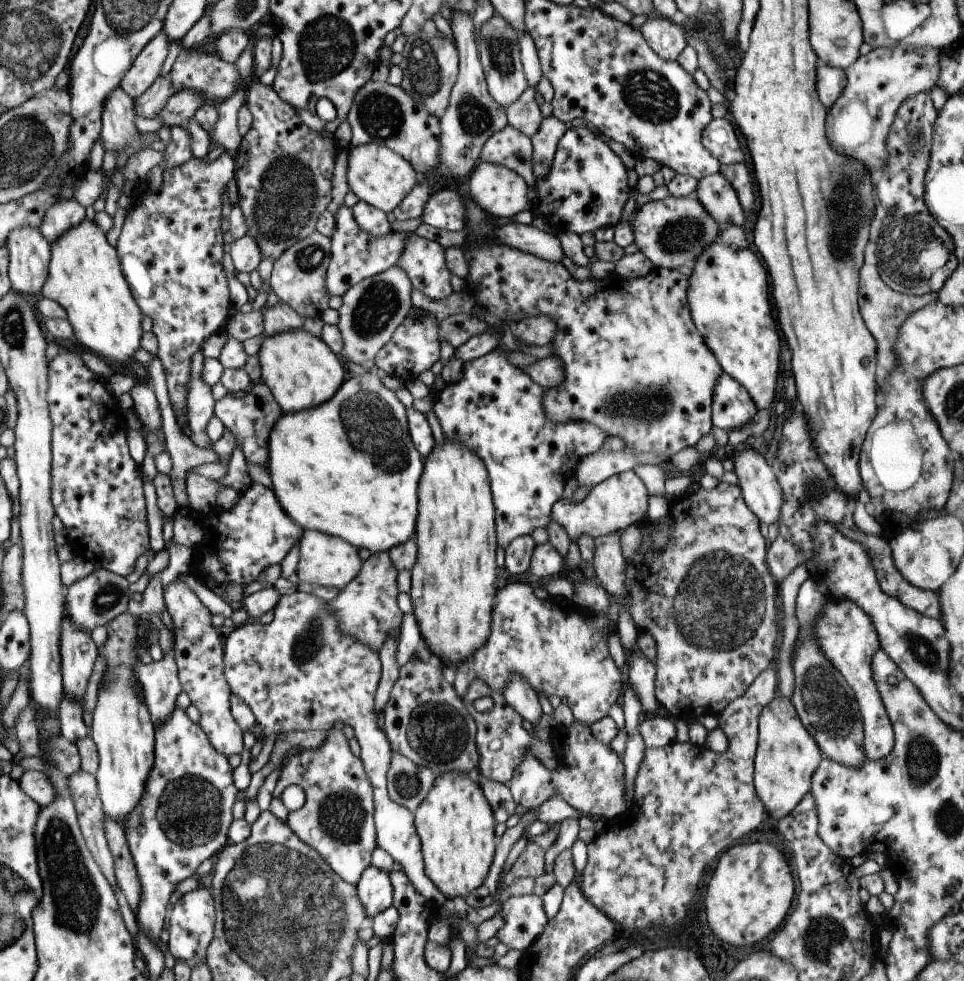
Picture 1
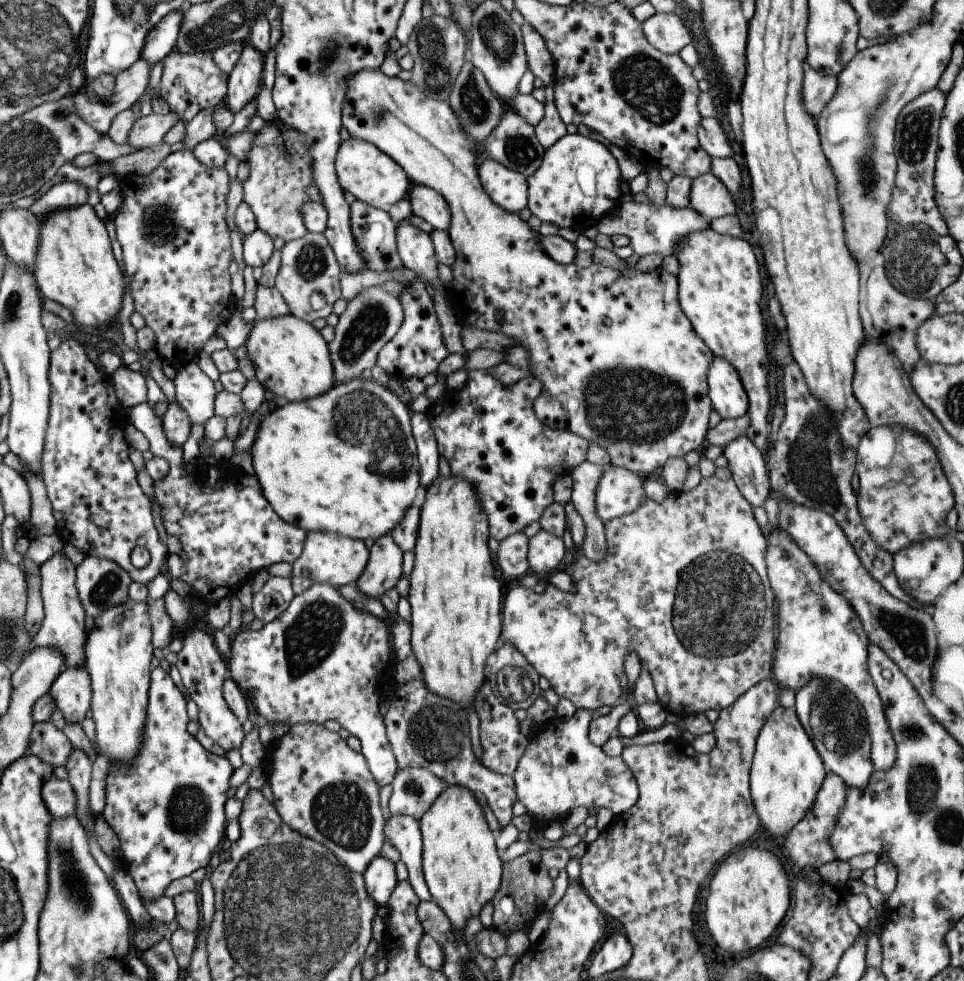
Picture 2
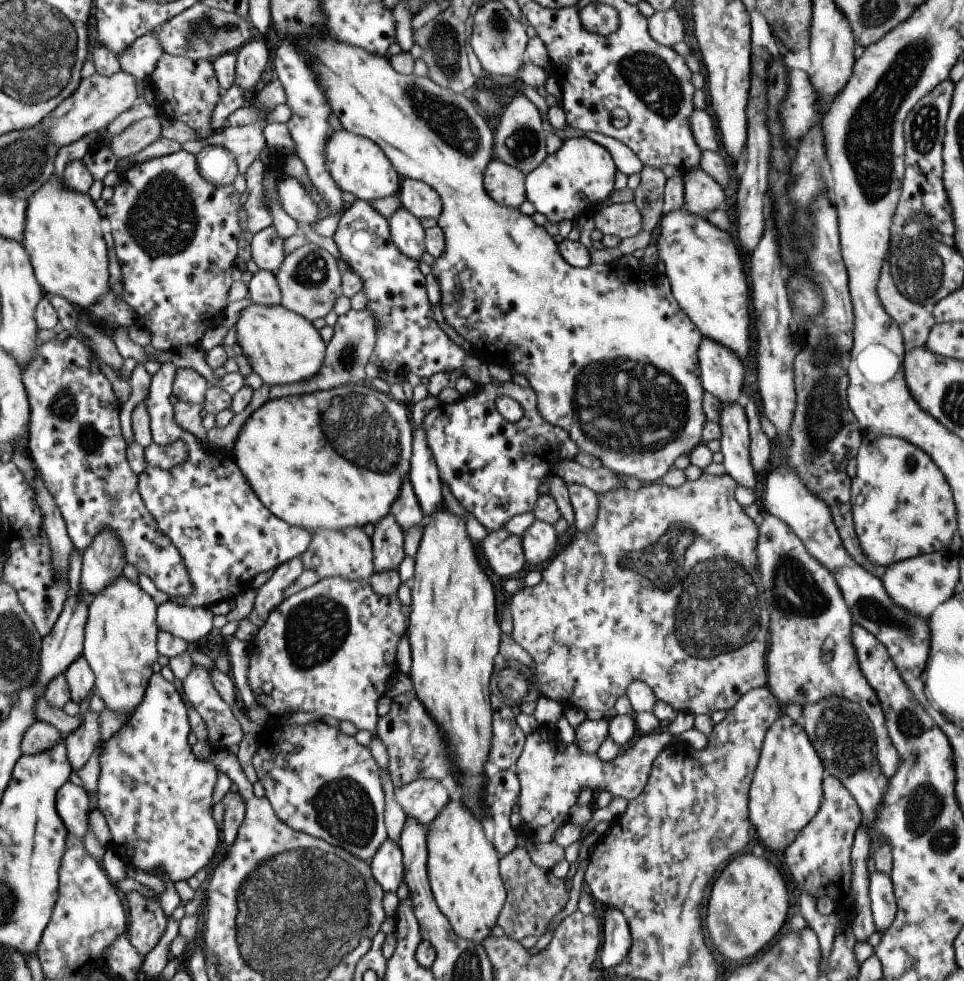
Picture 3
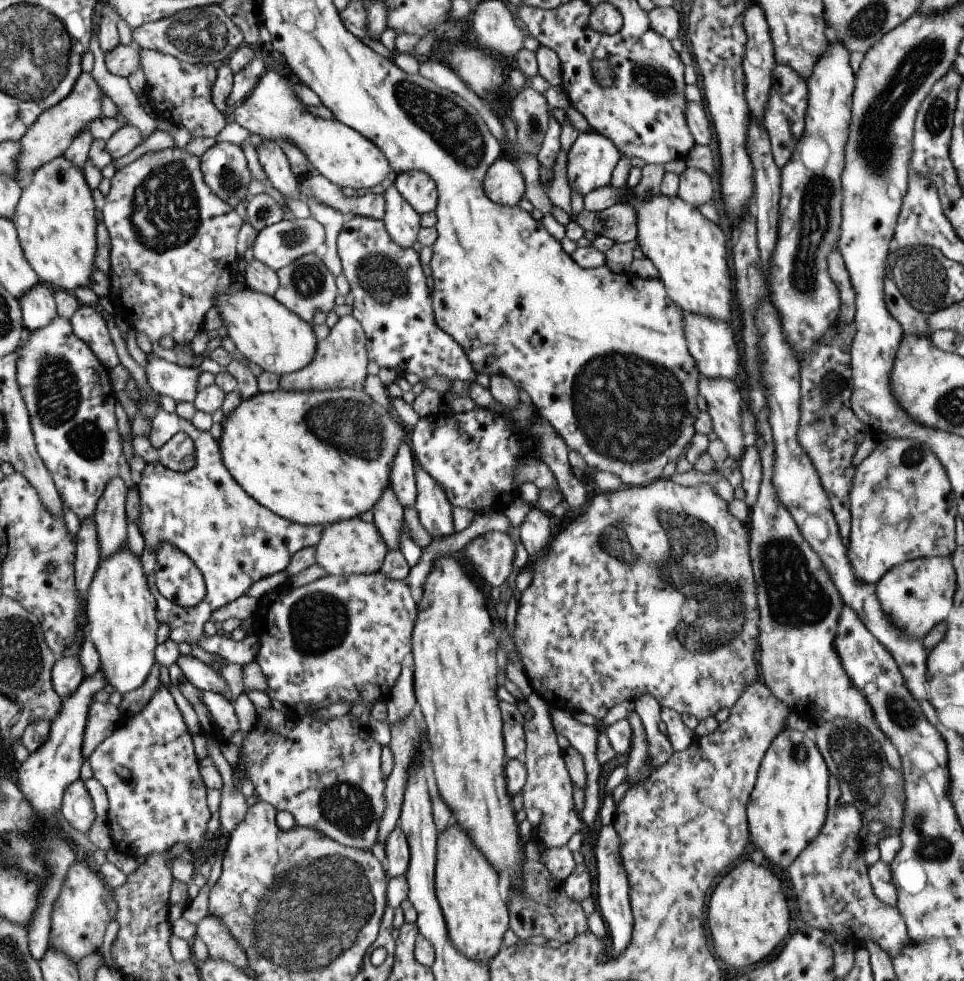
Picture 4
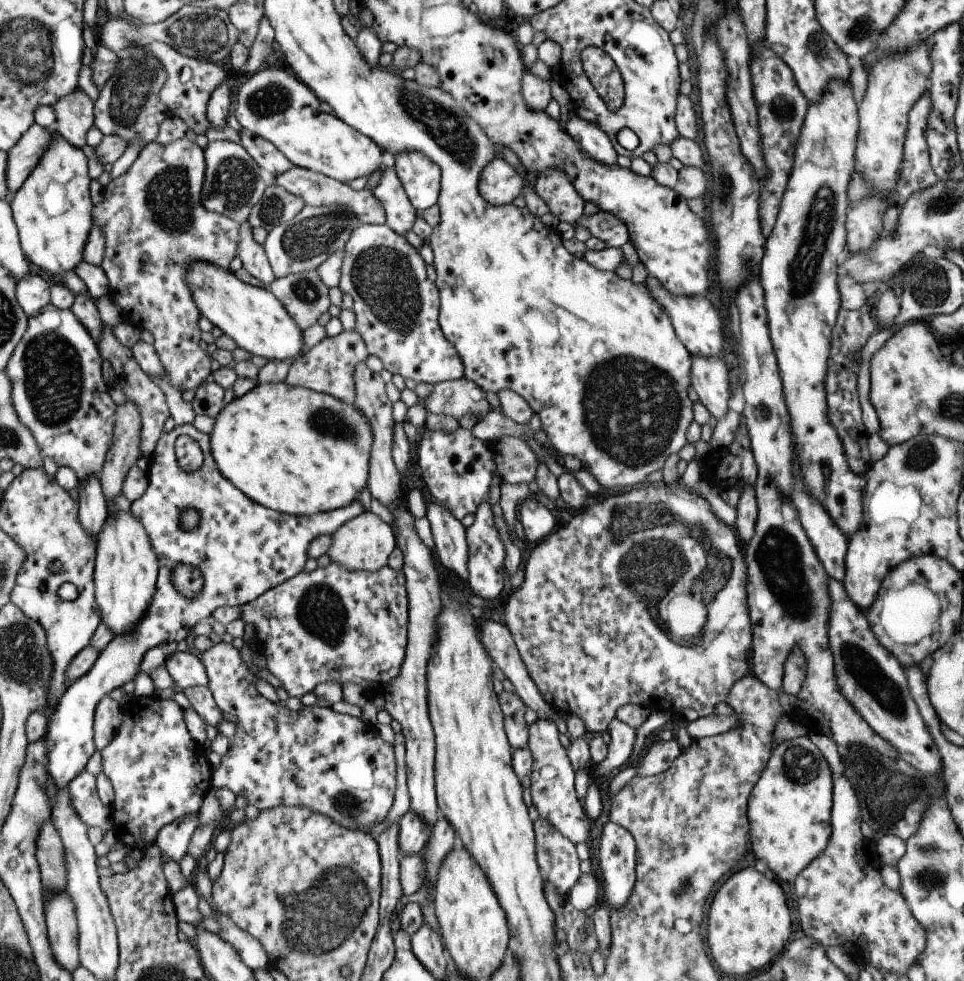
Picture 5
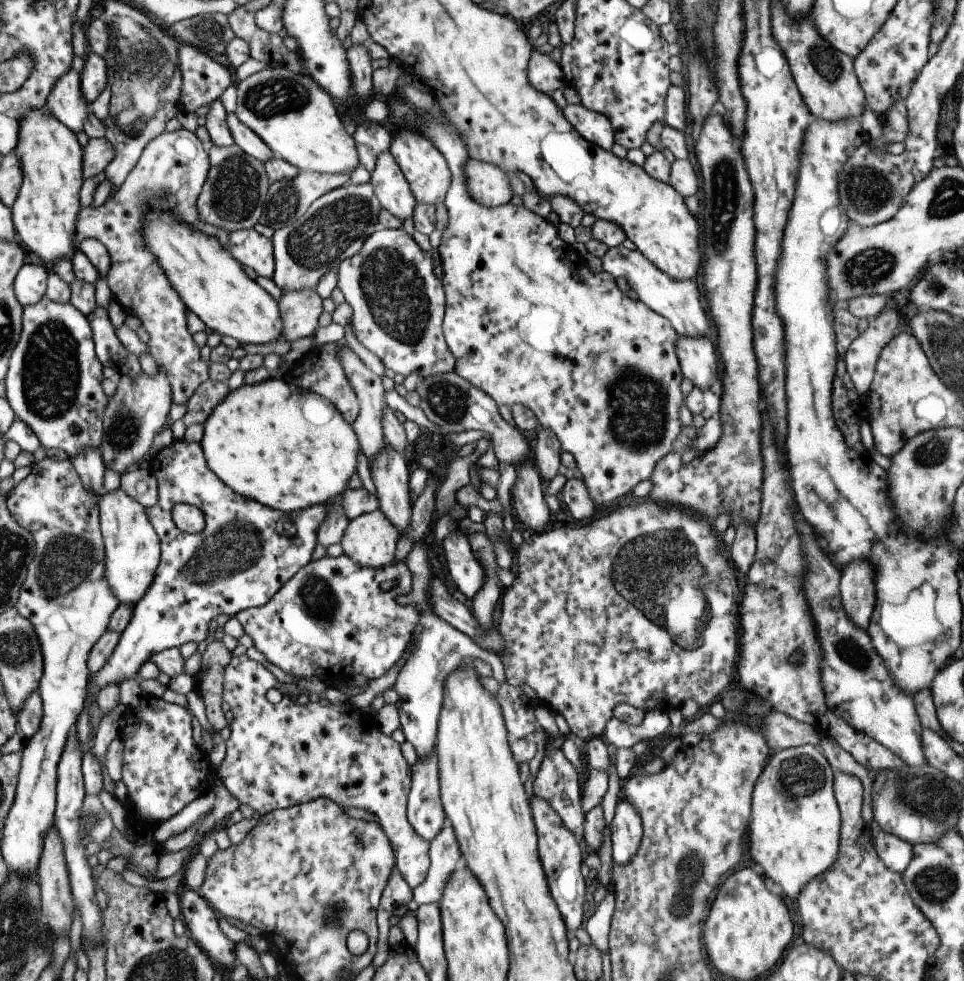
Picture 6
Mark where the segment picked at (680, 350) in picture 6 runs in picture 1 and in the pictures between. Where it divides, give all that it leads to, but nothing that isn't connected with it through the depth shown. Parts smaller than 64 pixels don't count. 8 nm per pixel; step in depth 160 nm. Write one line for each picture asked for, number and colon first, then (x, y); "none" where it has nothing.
1: (760, 491)
2: (745, 462)
3: (734, 443)
4: (723, 404)
5: (708, 377)

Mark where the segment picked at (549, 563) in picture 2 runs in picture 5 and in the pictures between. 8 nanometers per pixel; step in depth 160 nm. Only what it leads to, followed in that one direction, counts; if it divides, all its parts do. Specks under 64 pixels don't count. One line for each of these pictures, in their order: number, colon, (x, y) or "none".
3: (538, 542)
4: (534, 533)
5: (536, 520)

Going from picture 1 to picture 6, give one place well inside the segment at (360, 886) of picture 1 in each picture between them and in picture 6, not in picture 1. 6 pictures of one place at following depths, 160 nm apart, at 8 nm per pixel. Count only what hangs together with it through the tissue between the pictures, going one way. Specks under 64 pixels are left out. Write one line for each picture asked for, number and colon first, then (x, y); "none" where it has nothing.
2: (379, 877)
3: (386, 868)
4: (396, 854)
5: (413, 832)
6: (424, 812)

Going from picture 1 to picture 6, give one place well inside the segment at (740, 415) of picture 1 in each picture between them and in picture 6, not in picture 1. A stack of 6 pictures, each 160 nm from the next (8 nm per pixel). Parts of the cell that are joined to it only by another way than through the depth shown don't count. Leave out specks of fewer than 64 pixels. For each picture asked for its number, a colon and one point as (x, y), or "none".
2: (727, 396)
3: (721, 373)
4: (709, 342)
5: (696, 325)
6: (676, 300)

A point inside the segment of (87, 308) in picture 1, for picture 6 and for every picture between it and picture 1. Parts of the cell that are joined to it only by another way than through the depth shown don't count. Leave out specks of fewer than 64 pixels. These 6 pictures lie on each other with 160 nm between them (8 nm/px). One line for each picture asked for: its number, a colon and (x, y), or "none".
2: (73, 266)
3: (62, 238)
4: (54, 218)
5: (52, 213)
6: (44, 211)

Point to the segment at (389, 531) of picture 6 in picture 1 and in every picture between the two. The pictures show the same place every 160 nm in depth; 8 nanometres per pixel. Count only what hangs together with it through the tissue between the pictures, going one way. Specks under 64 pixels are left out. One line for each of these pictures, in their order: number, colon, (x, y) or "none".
1: (324, 560)
2: (330, 558)
3: (346, 554)
4: (352, 546)
5: (365, 542)

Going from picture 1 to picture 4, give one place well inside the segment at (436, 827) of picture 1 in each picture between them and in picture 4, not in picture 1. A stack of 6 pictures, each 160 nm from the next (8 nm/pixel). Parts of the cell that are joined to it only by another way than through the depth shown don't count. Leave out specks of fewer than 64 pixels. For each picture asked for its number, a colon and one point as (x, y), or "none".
2: (461, 868)
3: (462, 869)
4: (465, 885)

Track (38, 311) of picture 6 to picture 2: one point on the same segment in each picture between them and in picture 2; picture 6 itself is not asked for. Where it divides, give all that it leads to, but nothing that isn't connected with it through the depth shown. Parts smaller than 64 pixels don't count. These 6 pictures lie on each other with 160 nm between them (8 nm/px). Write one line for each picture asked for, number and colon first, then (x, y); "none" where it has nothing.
2: (98, 506)
3: (74, 441)
4: (70, 402)
5: (57, 391)

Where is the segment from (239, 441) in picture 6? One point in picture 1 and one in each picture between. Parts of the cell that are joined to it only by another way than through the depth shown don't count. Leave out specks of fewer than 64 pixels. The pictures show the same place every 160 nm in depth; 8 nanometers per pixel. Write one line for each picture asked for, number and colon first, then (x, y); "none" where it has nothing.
1: (347, 467)
2: (344, 461)
3: (309, 474)
4: (278, 446)
5: (290, 449)

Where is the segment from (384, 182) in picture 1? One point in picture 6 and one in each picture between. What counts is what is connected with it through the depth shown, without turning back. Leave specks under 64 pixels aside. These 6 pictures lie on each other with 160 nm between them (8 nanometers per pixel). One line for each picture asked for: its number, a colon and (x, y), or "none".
2: (364, 171)
3: (357, 166)
4: (271, 110)
5: (273, 104)
6: (297, 120)

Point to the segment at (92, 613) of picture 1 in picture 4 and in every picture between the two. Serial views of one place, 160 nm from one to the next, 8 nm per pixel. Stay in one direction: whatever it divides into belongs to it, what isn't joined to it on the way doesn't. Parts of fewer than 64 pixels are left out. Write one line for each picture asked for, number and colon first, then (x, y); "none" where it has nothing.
2: (100, 583)
3: (102, 562)
4: (109, 515)

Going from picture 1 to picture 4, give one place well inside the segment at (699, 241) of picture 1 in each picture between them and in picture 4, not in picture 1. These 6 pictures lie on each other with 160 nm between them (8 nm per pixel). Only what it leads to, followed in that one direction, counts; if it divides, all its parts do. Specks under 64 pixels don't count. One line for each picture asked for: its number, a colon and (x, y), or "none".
2: (651, 229)
3: (622, 220)
4: (618, 222)

